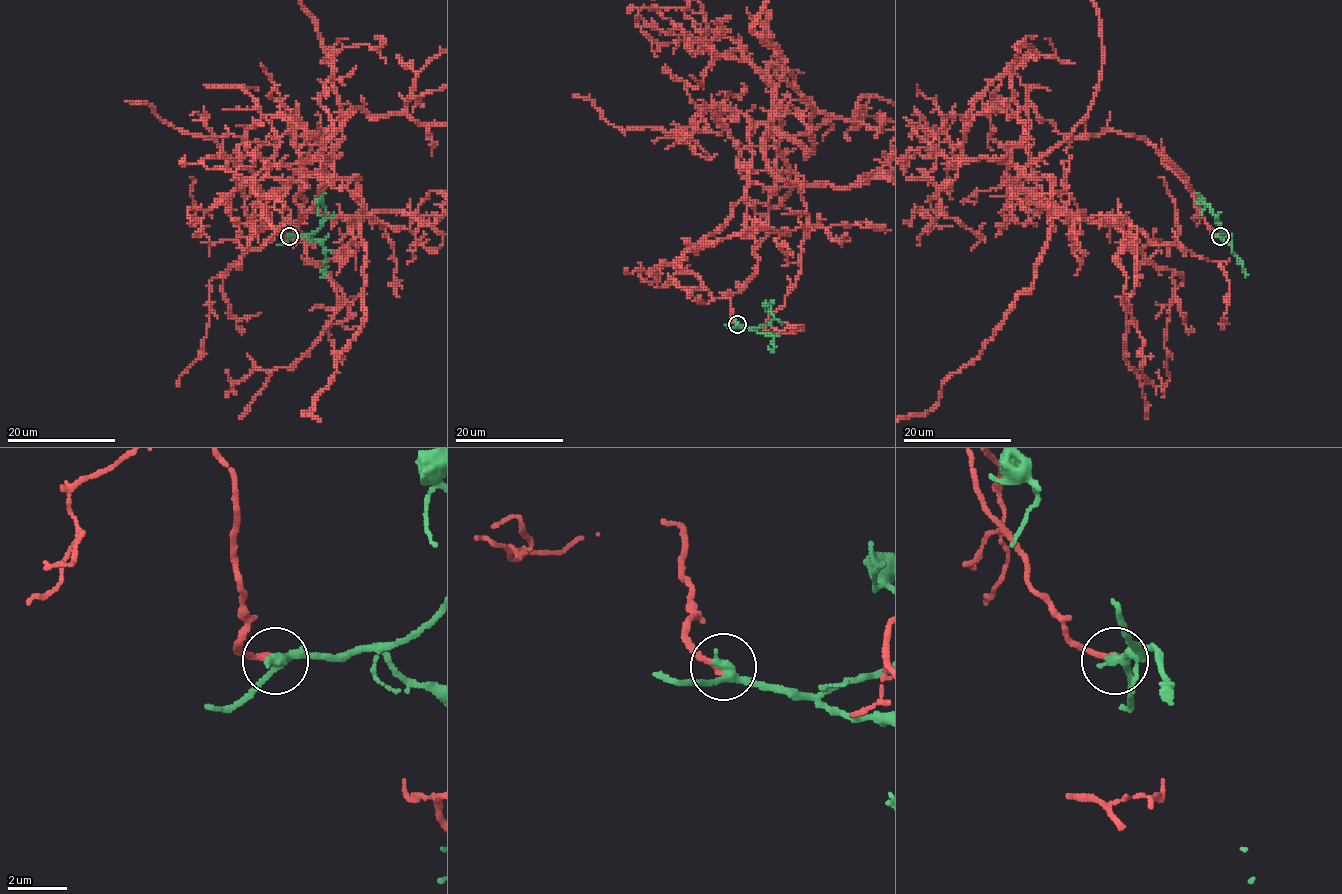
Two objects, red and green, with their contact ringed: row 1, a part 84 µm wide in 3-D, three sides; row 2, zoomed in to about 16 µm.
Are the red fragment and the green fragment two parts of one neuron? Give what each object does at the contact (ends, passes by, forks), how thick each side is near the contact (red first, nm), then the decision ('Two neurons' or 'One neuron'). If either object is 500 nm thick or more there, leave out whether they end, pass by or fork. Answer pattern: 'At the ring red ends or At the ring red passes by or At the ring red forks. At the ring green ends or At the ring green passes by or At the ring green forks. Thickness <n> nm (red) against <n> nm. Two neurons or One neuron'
At the ring red ends. At the ring green passes by. Thickness 200 nm (red) against 300 nm. Two neurons

